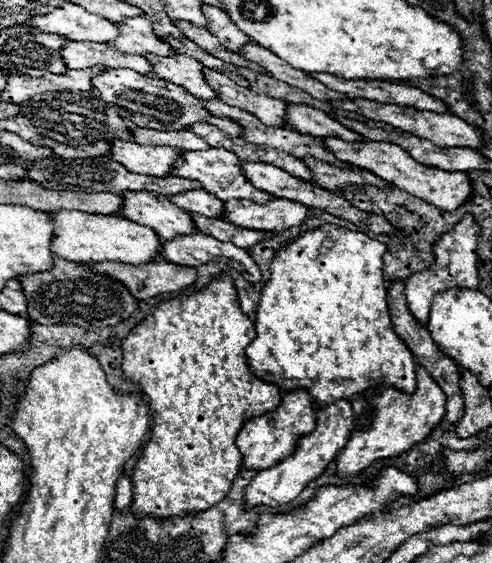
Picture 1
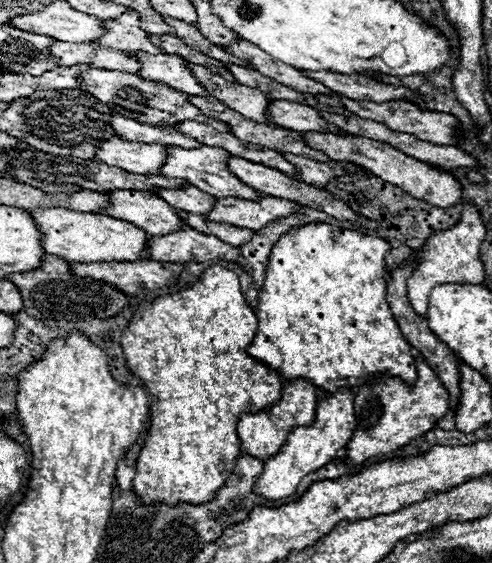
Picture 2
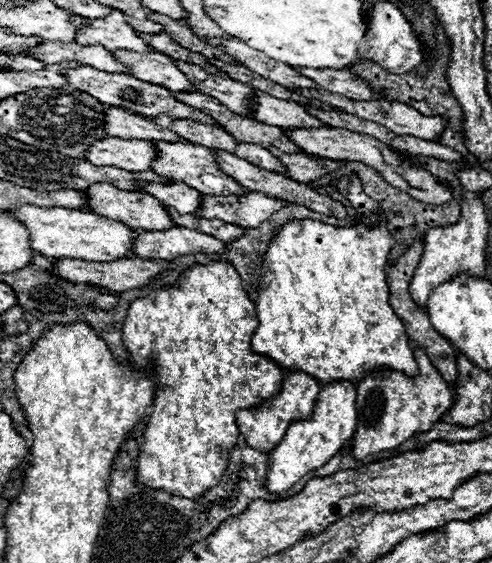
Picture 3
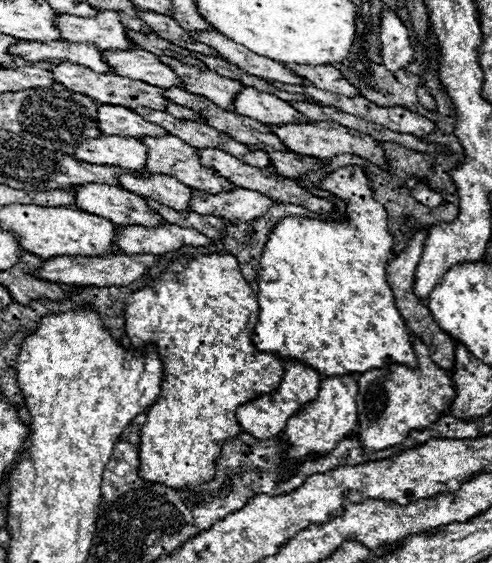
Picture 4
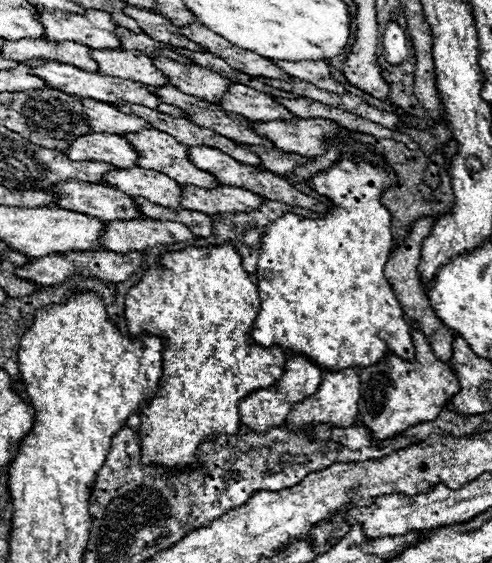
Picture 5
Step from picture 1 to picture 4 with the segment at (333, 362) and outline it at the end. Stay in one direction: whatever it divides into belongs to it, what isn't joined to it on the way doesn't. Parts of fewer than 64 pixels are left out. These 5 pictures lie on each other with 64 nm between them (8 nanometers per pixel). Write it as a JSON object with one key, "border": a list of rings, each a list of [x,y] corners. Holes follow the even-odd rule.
{"border":[[[342,166],[320,182],[320,190],[342,198],[346,202],[346,214],[342,220],[330,221],[289,216],[272,228],[258,270],[260,314],[252,334],[254,346],[264,352],[276,352],[282,360],[298,360],[312,366],[322,376],[338,376],[344,372],[360,374],[368,368],[384,366],[384,362],[416,368],[410,328],[396,308],[384,272],[394,244],[388,232],[388,214],[384,206],[374,200],[374,190],[364,168]]]}

